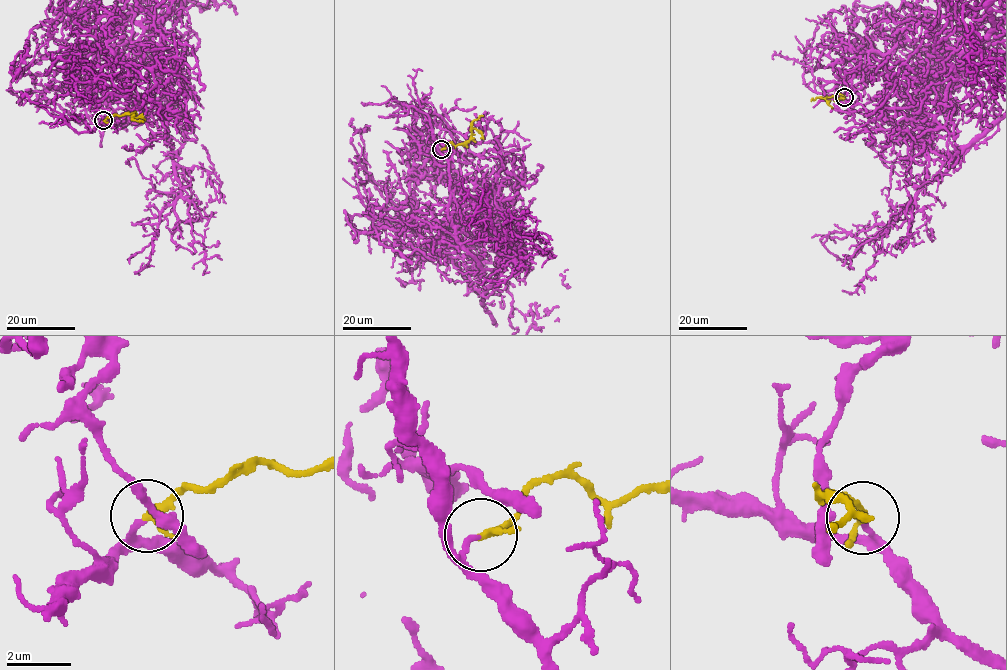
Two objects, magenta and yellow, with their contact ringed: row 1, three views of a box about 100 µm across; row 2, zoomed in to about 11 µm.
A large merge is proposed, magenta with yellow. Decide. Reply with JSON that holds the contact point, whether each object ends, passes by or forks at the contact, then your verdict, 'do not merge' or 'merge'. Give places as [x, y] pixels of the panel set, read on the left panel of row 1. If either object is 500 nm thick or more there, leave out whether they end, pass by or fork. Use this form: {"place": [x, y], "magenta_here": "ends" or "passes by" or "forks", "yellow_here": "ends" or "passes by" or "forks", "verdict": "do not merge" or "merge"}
{"place": [103, 120], "magenta_here": "passes by", "yellow_here": "passes by", "verdict": "merge"}

